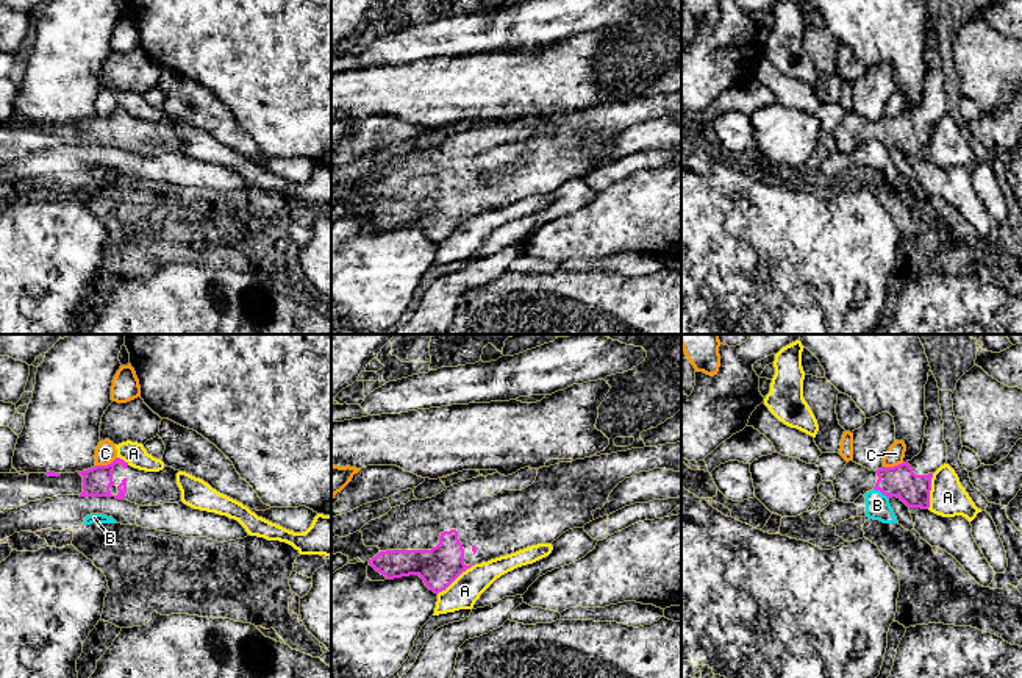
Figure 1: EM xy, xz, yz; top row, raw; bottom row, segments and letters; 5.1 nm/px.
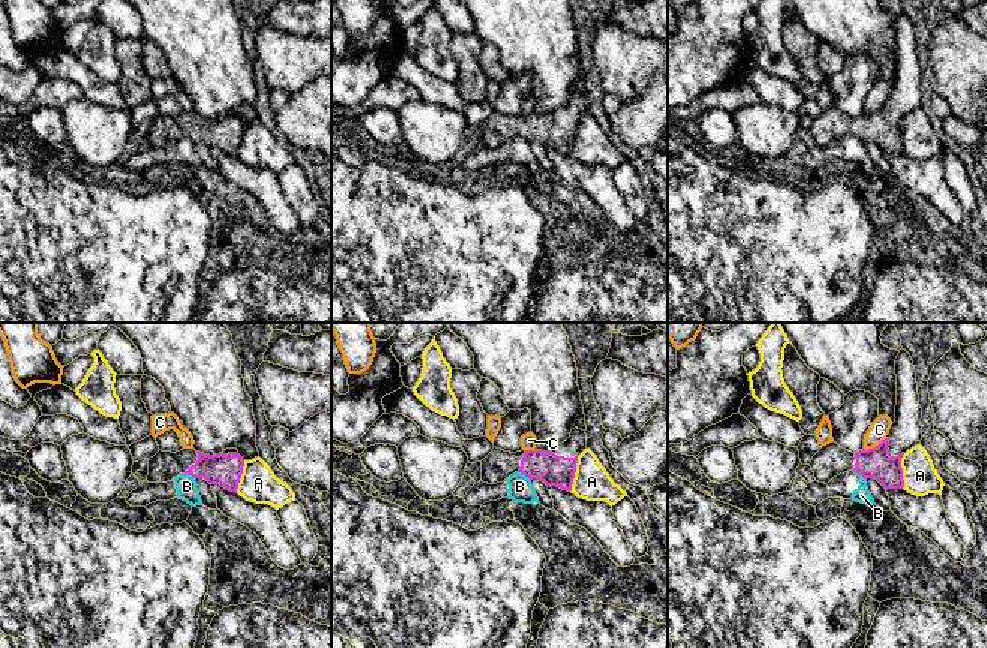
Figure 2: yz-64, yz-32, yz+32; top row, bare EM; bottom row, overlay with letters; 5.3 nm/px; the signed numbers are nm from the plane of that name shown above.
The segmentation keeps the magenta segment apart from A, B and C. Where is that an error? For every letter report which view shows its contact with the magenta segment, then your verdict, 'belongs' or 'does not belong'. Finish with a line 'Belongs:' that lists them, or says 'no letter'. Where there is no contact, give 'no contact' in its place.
A: xz | does not belong
B: yz | does not belong
C: xy | does not belong
Belongs: no letter

